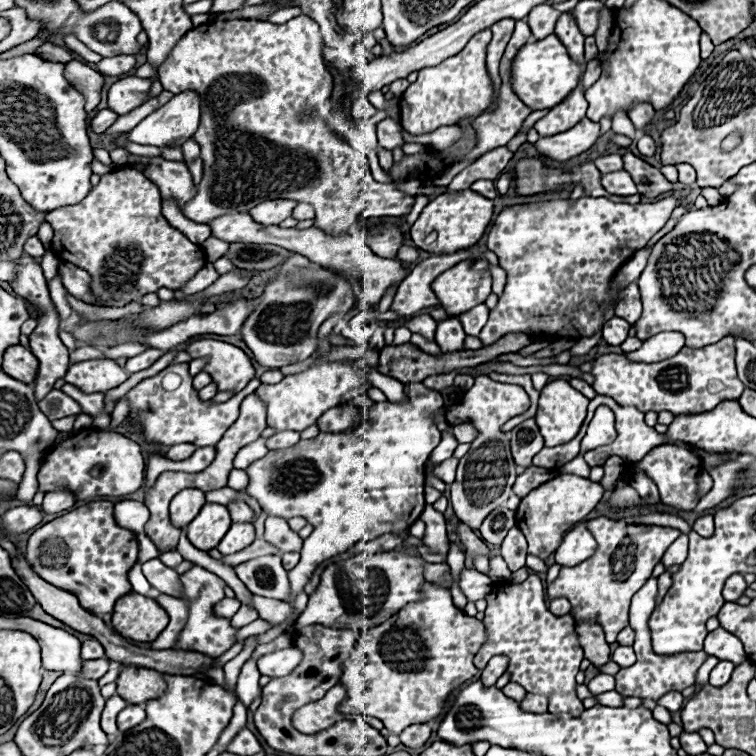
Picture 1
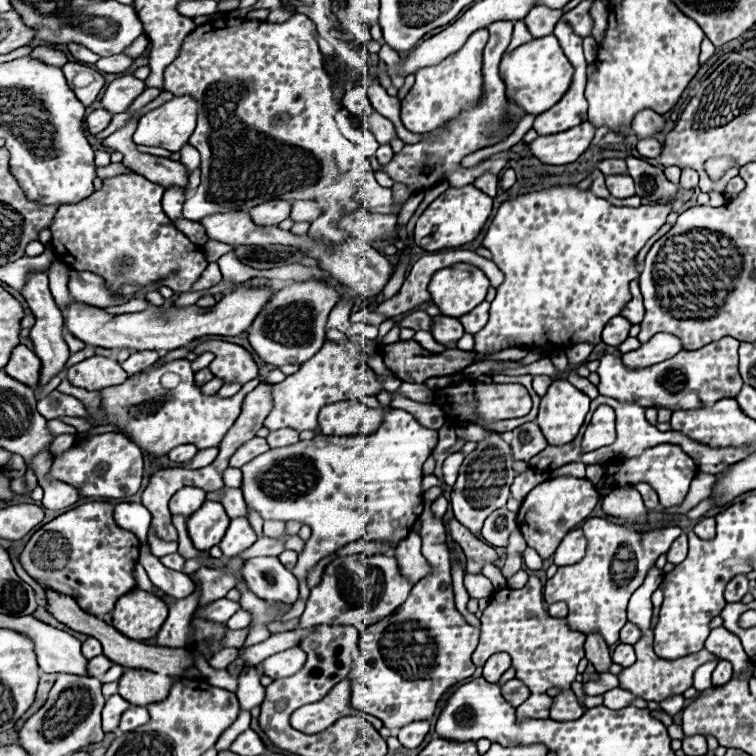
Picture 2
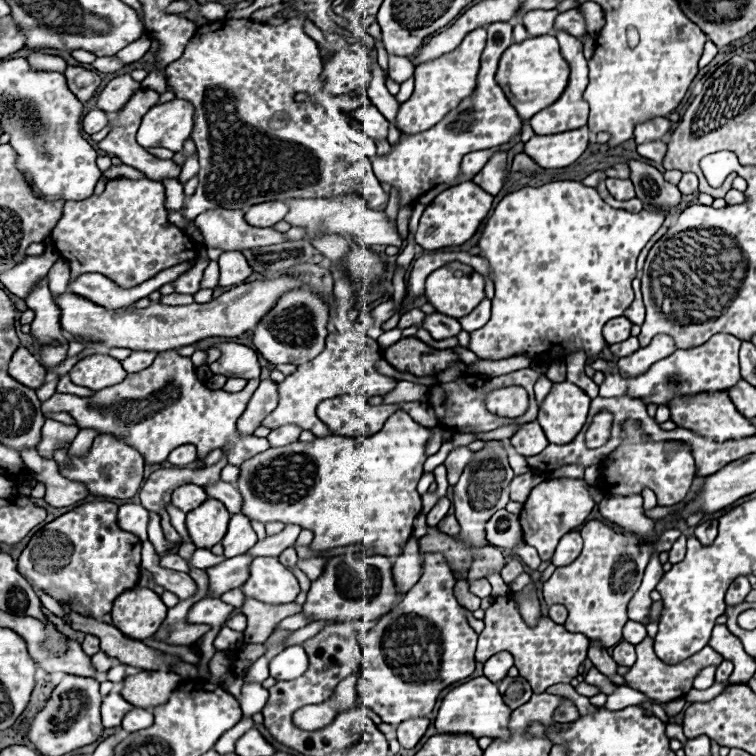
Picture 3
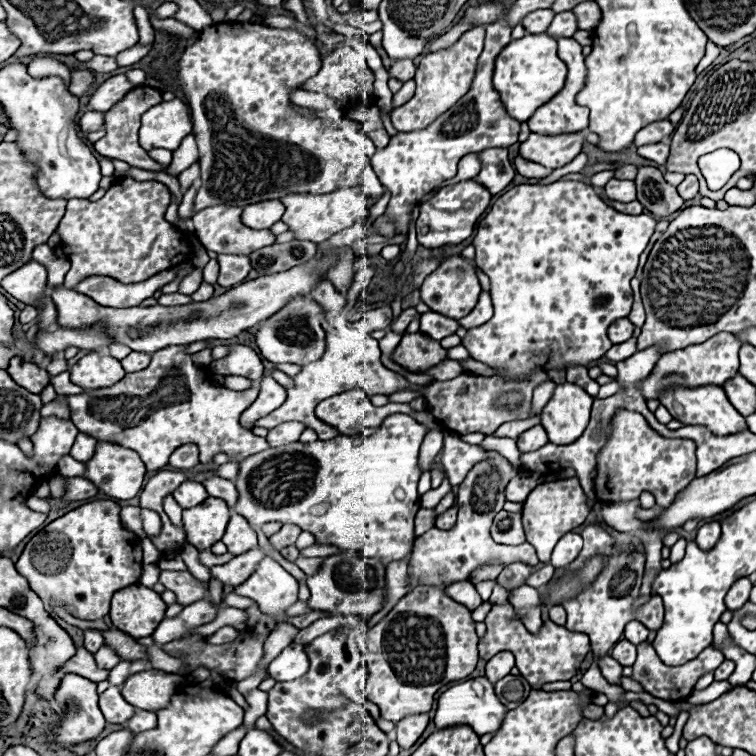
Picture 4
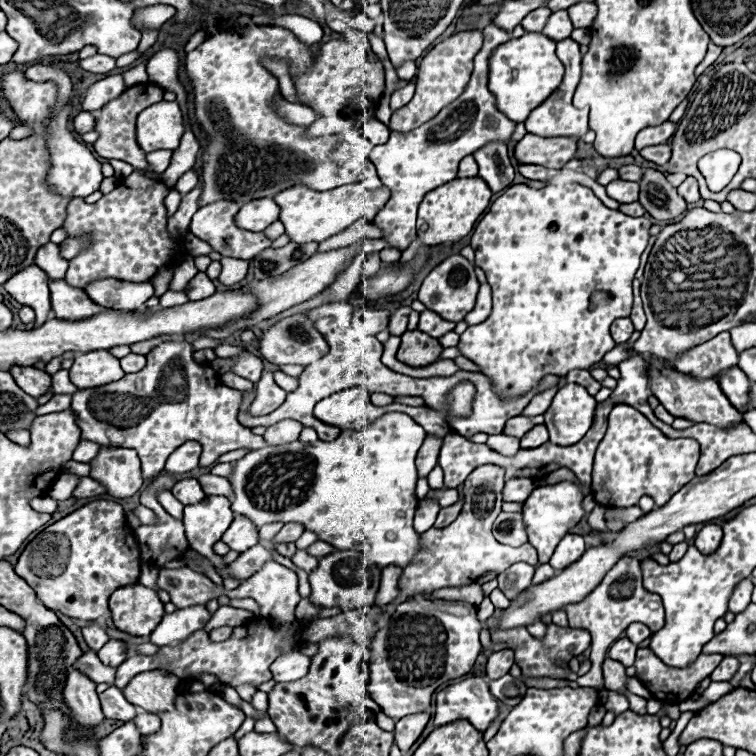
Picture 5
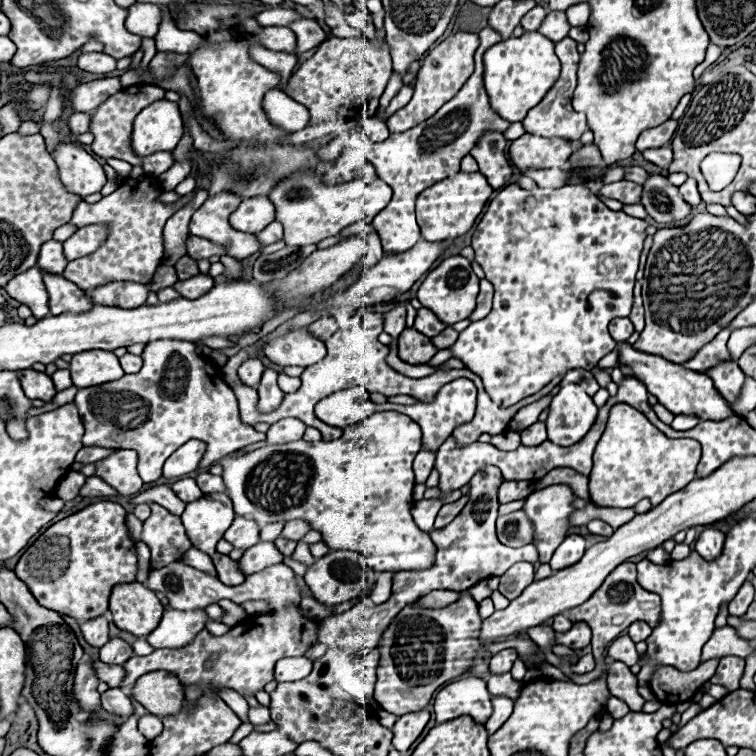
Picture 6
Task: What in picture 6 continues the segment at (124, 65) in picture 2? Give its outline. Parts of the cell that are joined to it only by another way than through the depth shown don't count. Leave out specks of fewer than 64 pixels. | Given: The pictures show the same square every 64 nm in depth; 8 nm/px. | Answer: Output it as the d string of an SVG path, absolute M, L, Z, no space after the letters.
M94 52L94 54L80 54L78 58L78 68L92 72L92 74L106 74L116 70L116 58L102 54L102 52Z

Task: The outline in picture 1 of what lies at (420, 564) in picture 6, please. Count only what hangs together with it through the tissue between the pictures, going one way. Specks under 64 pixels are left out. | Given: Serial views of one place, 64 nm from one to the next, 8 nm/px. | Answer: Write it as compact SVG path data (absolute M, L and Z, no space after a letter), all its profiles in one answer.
M422 382L406 384L406 400L400 404L378 402L366 408L354 428L346 432L320 432L316 438L300 440L292 448L270 450L264 458L248 466L250 484L246 492L270 514L280 518L302 516L314 524L314 532L306 538L302 558L296 568L288 572L292 600L304 592L314 570L328 558L338 556L362 540L374 540L382 534L398 534L408 530L424 510L424 464L432 450L440 444L442 432L436 428L436 412L444 410L440 392L426 388Z

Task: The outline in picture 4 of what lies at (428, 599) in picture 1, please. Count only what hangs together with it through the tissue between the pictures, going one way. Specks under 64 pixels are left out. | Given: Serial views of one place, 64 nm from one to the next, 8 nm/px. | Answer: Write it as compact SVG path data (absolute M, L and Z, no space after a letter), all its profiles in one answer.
M446 584L414 586L374 628L368 632L368 652L364 654L368 676L364 696L380 708L380 716L390 722L400 722L406 716L426 714L432 710L434 694L448 682L466 678L478 662L478 636L474 630L472 612L446 594Z

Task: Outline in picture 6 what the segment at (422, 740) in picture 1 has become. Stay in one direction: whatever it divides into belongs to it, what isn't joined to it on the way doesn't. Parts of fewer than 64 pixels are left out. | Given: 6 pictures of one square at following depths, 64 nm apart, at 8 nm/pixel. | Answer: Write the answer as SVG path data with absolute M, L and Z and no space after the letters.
M420 710L420 712L412 712L412 714L404 714L396 720L392 732L394 732L394 738L392 738L392 744L398 752L406 752L414 740L422 734L426 722L428 722L430 714L428 710Z

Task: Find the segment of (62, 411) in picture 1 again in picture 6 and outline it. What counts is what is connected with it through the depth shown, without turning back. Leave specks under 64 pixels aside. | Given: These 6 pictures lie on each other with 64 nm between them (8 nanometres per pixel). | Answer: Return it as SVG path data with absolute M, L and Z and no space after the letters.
M156 340L144 348L144 366L136 374L126 374L116 382L82 388L76 392L74 404L80 412L84 424L84 446L102 446L102 448L132 448L138 452L138 472L144 482L154 482L162 476L162 466L166 458L188 440L206 442L206 454L202 468L212 466L222 456L236 452L244 446L262 442L266 436L256 432L252 426L240 422L238 400L234 390L222 380L220 370L216 370L210 360L196 356L196 344L184 340Z

